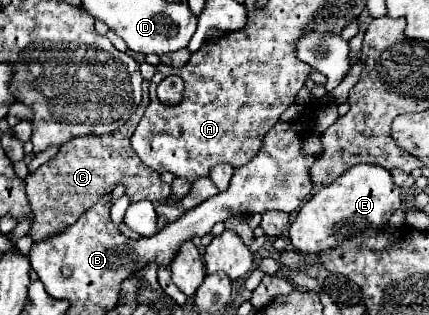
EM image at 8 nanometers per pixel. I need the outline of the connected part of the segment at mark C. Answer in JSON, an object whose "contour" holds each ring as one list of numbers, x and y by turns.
{"contour":[[144,80,142,83,143,99,133,118,125,122,125,126,117,128,113,134,103,134,103,136,77,136,65,142,55,158,39,166,35,172,31,172,25,180,27,184,27,198,29,204,35,212,35,220,31,226,31,236,33,240,45,240,47,236,53,236,61,232,63,228,71,226,77,222,77,218,91,208,105,192,113,188,105,180,105,176,125,176,125,186,127,194,131,196,133,202,137,200,149,200,149,202,163,202,169,196,171,186,165,184,159,178,159,172,151,170,145,166,139,156,131,150,131,134,137,128,143,112,149,104,149,87,151,81]]}

